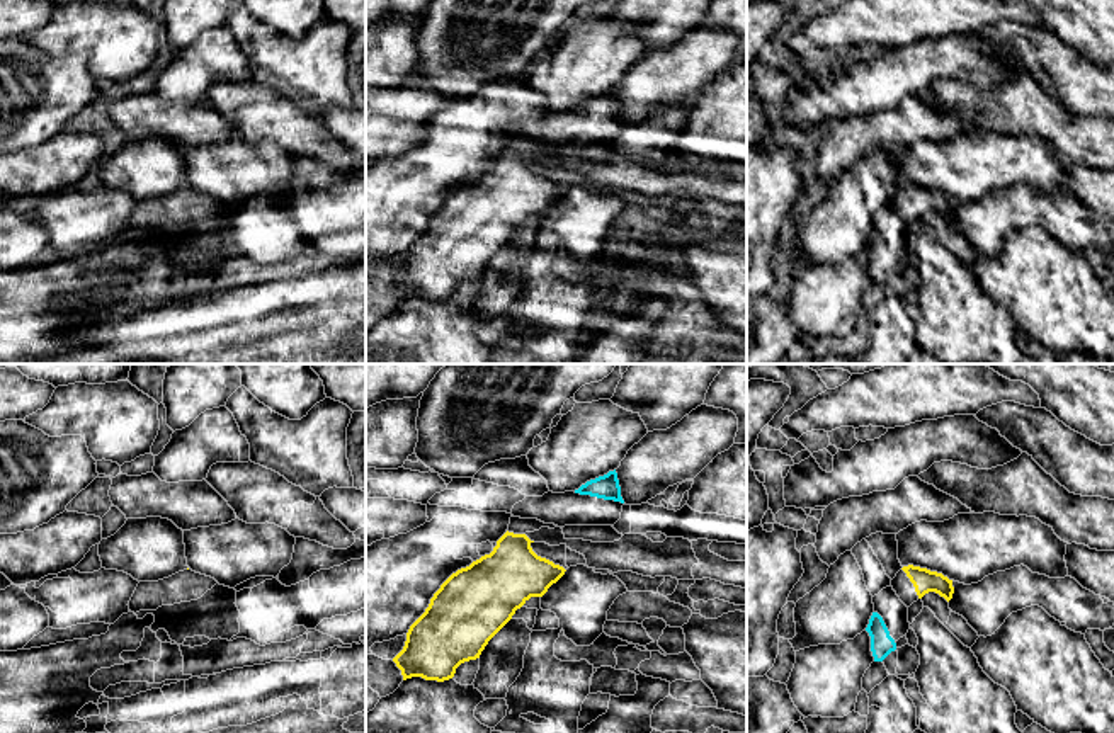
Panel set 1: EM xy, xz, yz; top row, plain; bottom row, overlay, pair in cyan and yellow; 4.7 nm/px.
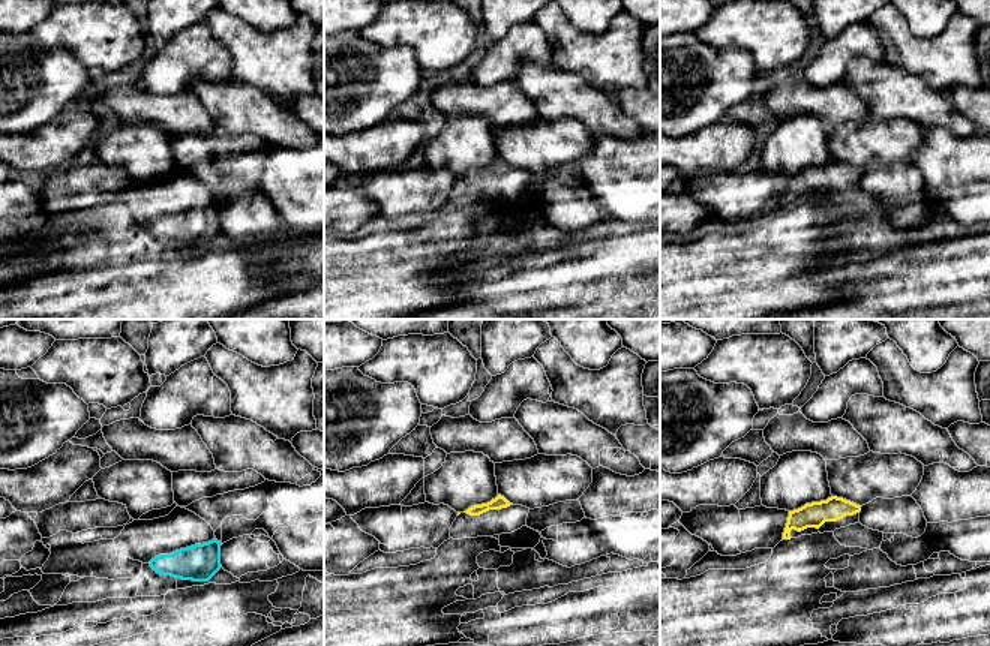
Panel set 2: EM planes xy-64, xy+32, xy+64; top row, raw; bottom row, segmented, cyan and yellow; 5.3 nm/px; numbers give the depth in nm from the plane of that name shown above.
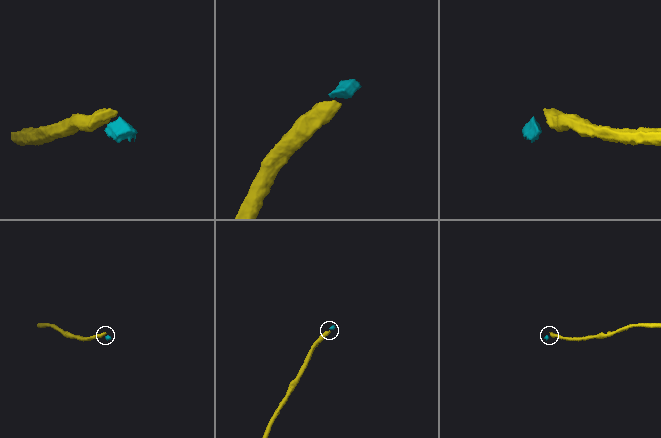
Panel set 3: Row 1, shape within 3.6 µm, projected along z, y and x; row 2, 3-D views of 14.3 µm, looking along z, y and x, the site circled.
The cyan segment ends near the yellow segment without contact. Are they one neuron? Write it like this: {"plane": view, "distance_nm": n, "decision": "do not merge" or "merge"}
{"plane": "yz", "distance_nm": 200, "decision": "merge"}

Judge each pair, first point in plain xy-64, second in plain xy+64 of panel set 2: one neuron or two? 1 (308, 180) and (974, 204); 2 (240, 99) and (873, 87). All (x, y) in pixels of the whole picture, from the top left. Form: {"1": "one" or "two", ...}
{"1": "one", "2": "one"}

